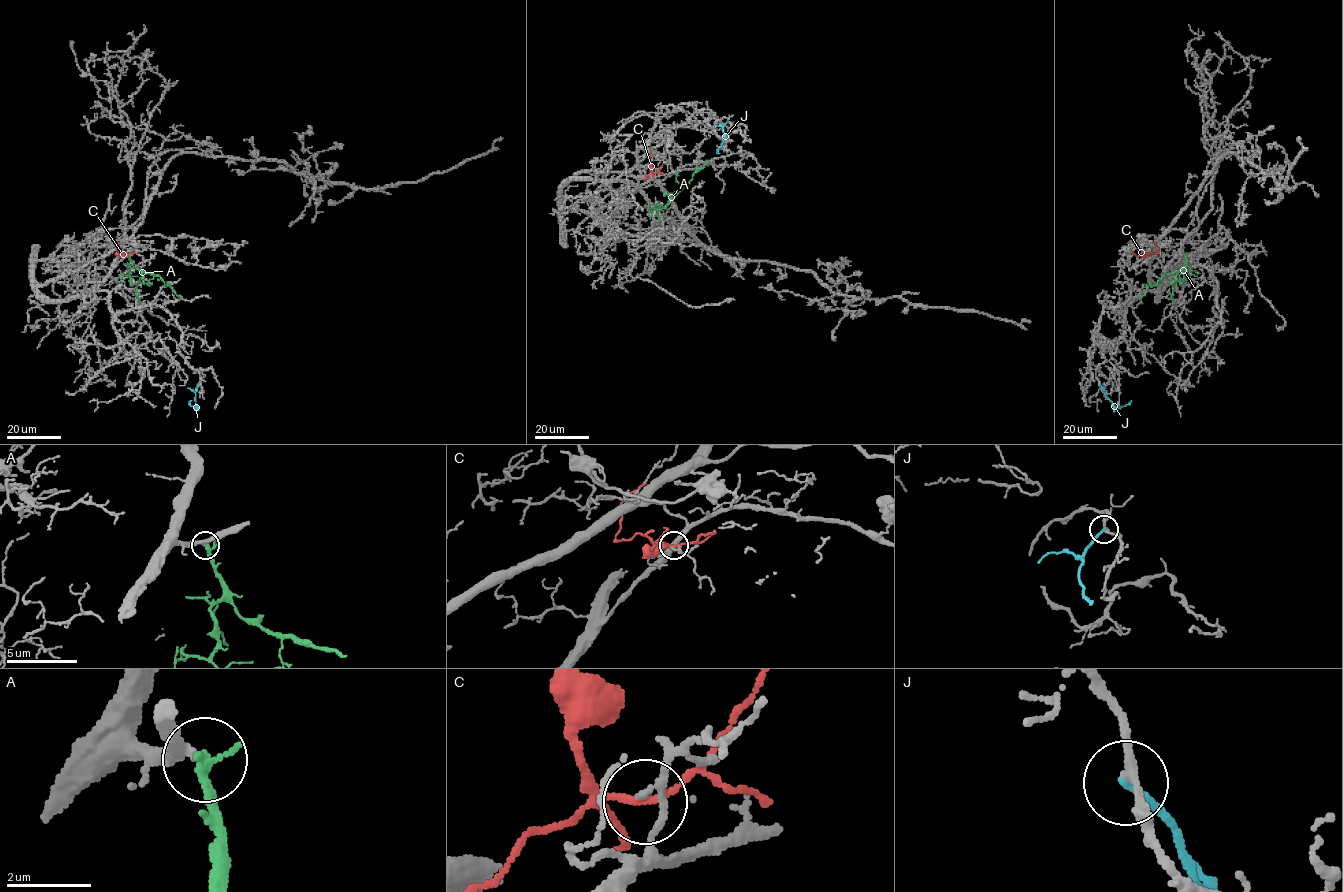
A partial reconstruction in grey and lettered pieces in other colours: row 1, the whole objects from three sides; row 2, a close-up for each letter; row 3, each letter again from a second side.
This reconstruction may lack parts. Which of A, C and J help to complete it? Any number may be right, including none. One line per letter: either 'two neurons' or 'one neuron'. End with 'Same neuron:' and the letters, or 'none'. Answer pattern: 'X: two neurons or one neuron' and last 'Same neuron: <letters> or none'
A: one neuron
C: two neurons
J: two neurons
Same neuron: A

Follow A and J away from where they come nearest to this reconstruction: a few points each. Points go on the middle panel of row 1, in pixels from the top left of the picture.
A: (655, 207), (664, 208), (708, 161)
J: (727, 121), (717, 151), (720, 154)

